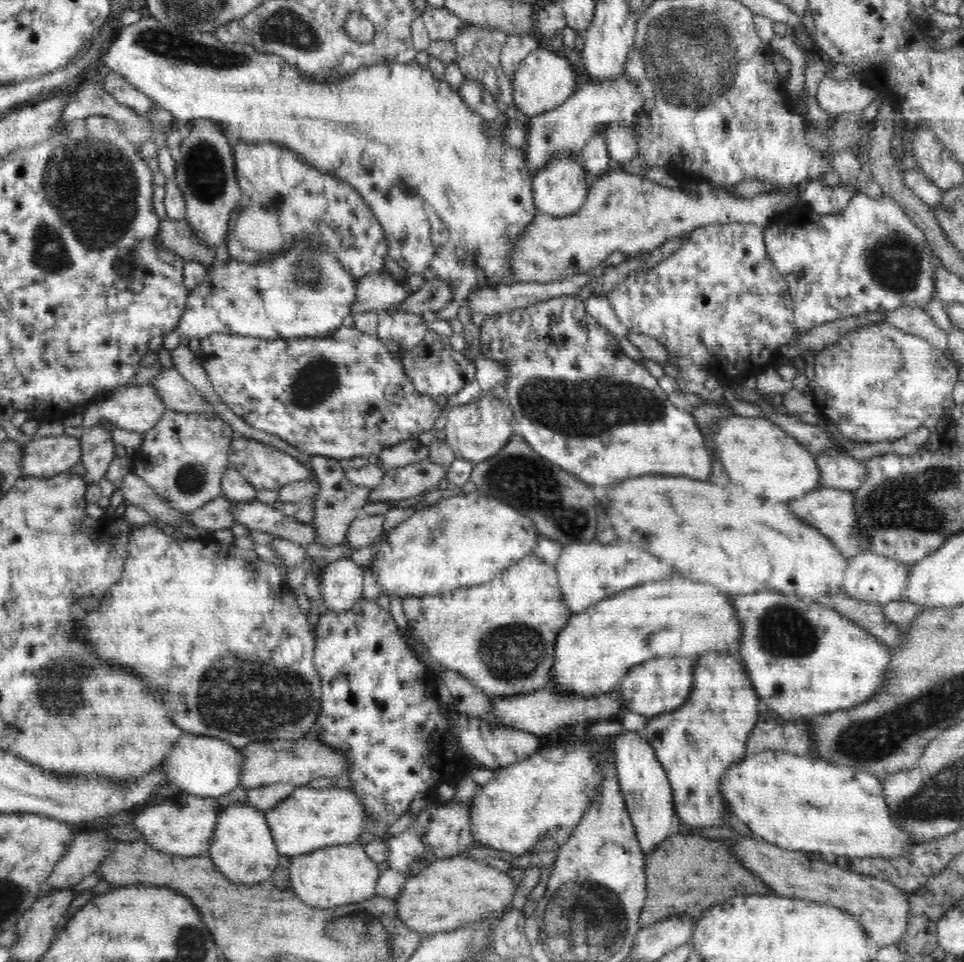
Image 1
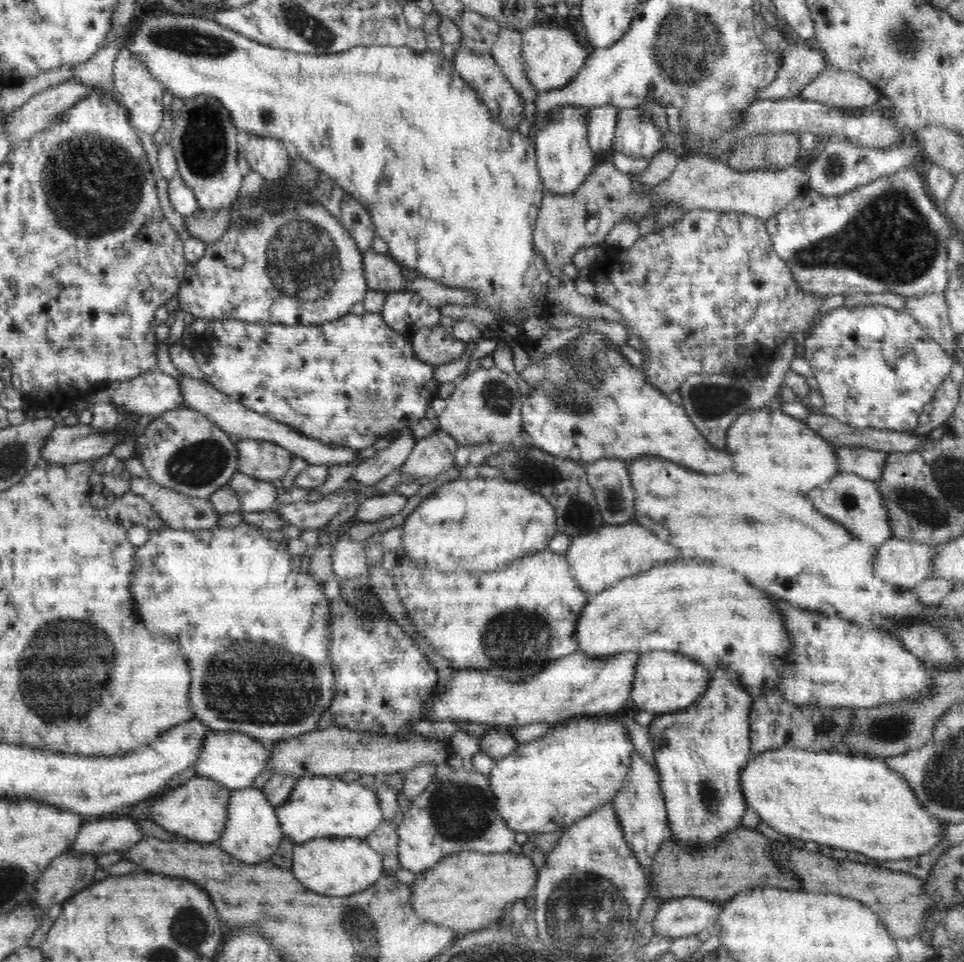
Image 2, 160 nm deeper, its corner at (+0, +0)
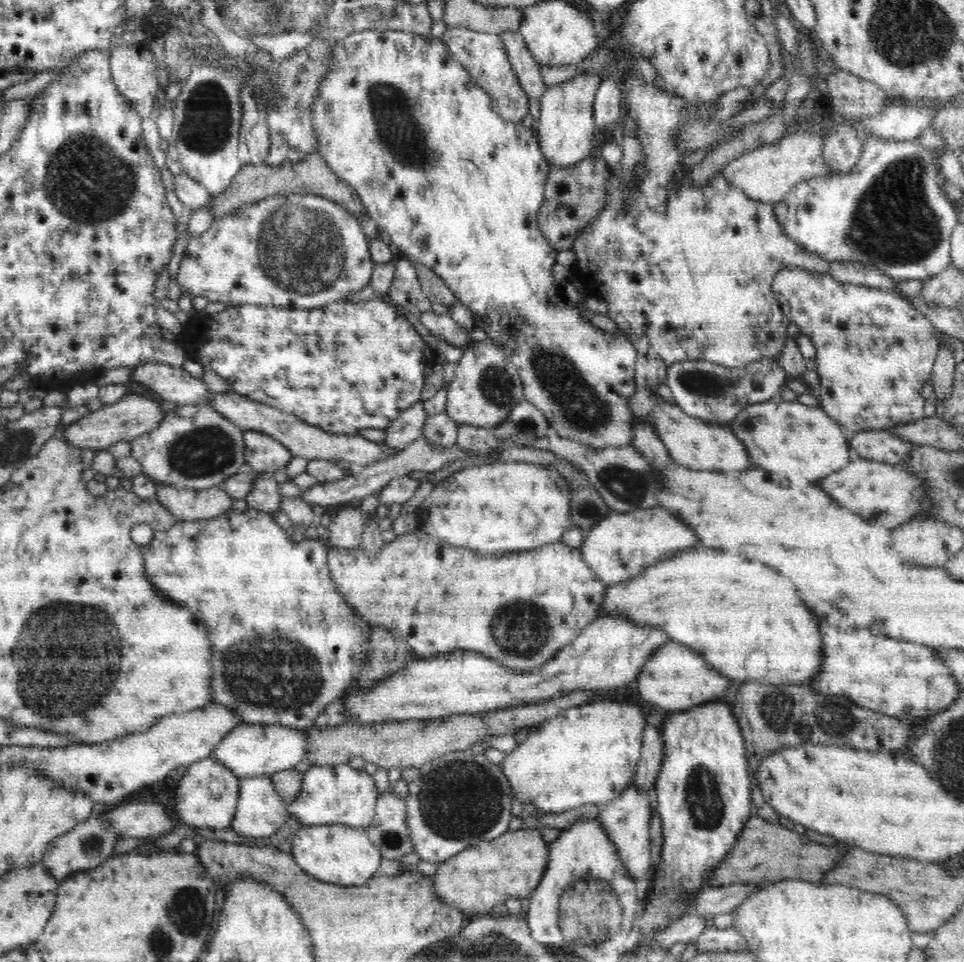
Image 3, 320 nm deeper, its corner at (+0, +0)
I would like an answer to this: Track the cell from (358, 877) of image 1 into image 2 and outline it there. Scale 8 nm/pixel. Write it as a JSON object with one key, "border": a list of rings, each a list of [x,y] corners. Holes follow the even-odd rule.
{"border":[[[315,838],[296,843],[292,849],[292,872],[304,887],[326,896],[345,897],[373,885],[384,873],[383,857],[374,851],[366,839]]]}

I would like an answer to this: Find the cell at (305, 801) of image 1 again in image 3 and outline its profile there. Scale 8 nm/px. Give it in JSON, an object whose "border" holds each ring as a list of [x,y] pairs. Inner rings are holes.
{"border":[[[344,763],[332,766],[311,766],[304,774],[302,790],[290,804],[288,814],[298,818],[300,826],[348,825],[354,828],[370,826],[379,797],[373,776],[364,769],[354,769]]]}

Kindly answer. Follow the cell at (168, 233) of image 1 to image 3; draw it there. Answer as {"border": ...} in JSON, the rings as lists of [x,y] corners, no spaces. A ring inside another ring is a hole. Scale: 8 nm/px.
{"border":[[[318,152],[309,154],[300,162],[285,161],[280,166],[244,163],[234,180],[220,194],[211,197],[206,205],[212,209],[212,213],[214,213],[212,217],[214,217],[215,221],[234,212],[243,204],[255,203],[269,196],[289,195],[292,193],[315,194],[330,199],[334,203],[343,206],[357,218],[368,213],[354,188],[340,180],[338,175],[328,166],[326,159]]]}

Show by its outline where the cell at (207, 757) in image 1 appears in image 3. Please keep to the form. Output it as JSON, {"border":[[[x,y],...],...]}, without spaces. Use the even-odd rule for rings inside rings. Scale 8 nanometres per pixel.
{"border":[[[246,723],[230,730],[212,754],[213,760],[228,767],[234,775],[247,776],[271,775],[272,773],[293,769],[306,760],[306,730],[298,731],[282,725],[247,725]]]}

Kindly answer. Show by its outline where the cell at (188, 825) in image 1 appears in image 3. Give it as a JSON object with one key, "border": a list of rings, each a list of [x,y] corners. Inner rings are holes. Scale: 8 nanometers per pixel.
{"border":[[[208,756],[203,761],[188,765],[186,774],[178,782],[180,784],[175,790],[175,808],[181,818],[180,824],[200,829],[230,828],[237,810],[240,777],[222,763],[218,763],[218,760],[213,760],[212,756]]]}

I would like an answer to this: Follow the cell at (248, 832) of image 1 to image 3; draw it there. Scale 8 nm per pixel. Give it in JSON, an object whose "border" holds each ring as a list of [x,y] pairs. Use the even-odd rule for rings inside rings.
{"border":[[[269,775],[241,778],[238,798],[237,810],[230,828],[242,836],[263,838],[267,843],[269,836],[278,832],[288,818],[287,803],[278,796]]]}

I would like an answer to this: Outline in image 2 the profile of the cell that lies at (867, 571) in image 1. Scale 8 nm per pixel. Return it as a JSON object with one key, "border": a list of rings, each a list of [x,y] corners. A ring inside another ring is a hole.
{"border":[[[890,538],[877,548],[876,556],[874,556],[874,564],[872,564],[872,571],[878,573],[884,581],[894,585],[894,587],[914,589],[919,582],[928,578],[928,574],[932,570],[932,560],[936,558],[936,554],[944,546],[944,543],[929,546],[928,544],[907,542],[900,538]]]}

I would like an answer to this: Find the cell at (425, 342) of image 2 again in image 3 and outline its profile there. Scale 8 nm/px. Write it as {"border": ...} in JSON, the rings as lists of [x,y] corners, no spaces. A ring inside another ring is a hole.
{"border":[[[432,310],[424,311],[420,315],[420,320],[430,332],[455,347],[464,348],[470,340],[466,329],[458,325],[449,313],[437,314]]]}

